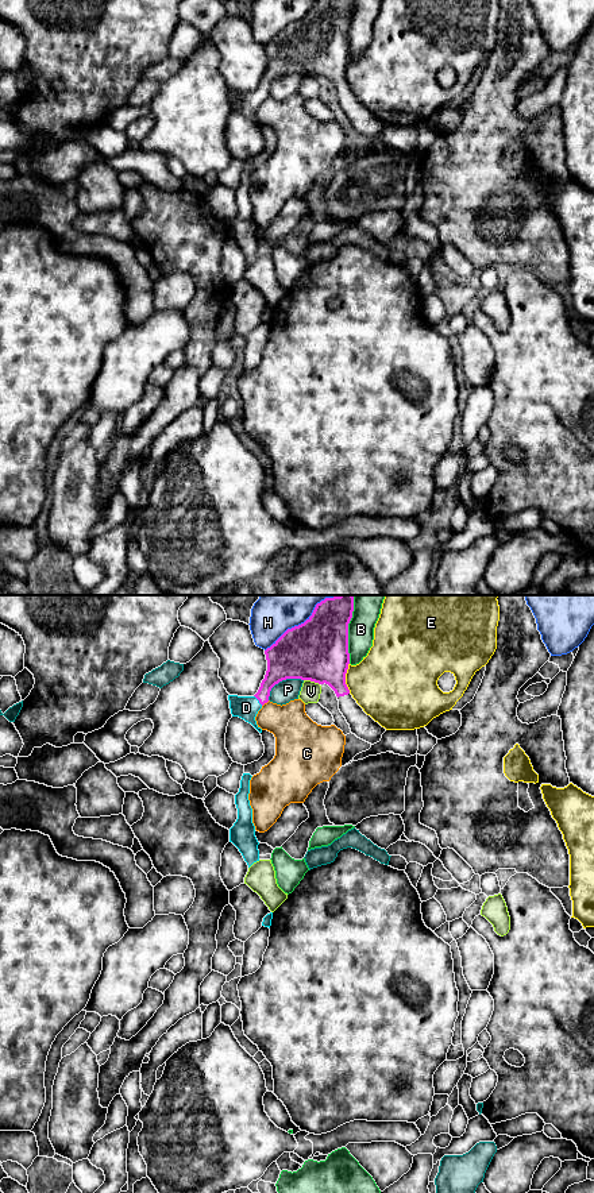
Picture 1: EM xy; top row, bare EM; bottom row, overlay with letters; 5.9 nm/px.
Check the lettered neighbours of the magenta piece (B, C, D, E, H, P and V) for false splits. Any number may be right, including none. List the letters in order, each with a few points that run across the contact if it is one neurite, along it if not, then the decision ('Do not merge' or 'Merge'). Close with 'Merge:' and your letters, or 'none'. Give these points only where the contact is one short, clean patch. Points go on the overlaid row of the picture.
B: Do not merge
C: Do not merge
D: Line: xy (281, 664), (258, 699), (246, 707). Merge
E: Do not merge
H: Do not merge
P: Do not merge
V: Do not merge
Merge: D

